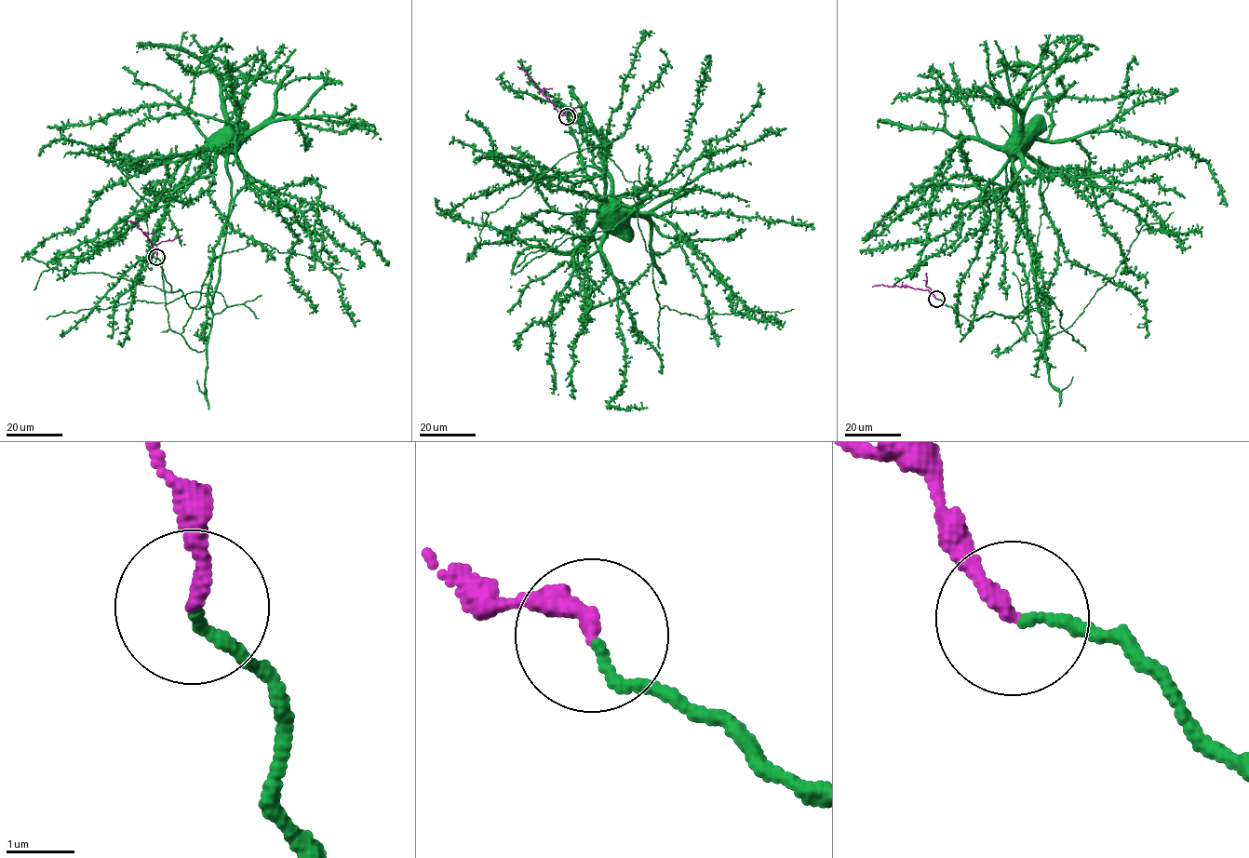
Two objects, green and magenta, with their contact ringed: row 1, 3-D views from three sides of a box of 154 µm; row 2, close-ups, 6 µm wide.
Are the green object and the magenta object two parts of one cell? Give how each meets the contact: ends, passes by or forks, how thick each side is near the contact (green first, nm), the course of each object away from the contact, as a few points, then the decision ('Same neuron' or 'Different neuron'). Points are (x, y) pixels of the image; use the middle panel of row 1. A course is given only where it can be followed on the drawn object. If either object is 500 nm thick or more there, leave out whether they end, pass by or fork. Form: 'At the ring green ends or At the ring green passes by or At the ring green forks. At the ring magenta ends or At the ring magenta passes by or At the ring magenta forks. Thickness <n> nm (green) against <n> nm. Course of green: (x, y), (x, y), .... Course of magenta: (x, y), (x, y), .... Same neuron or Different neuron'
At the ring green ends. At the ring magenta ends. Thickness 140 nm (green) against 220 nm. Course of green: (567, 116), (645, 185), (634, 187), (638, 202), (617, 206), (602, 256), (625, 368), (609, 406), (646, 407). Course of magenta: (567, 116), (557, 111), (517, 66). Same neuron

